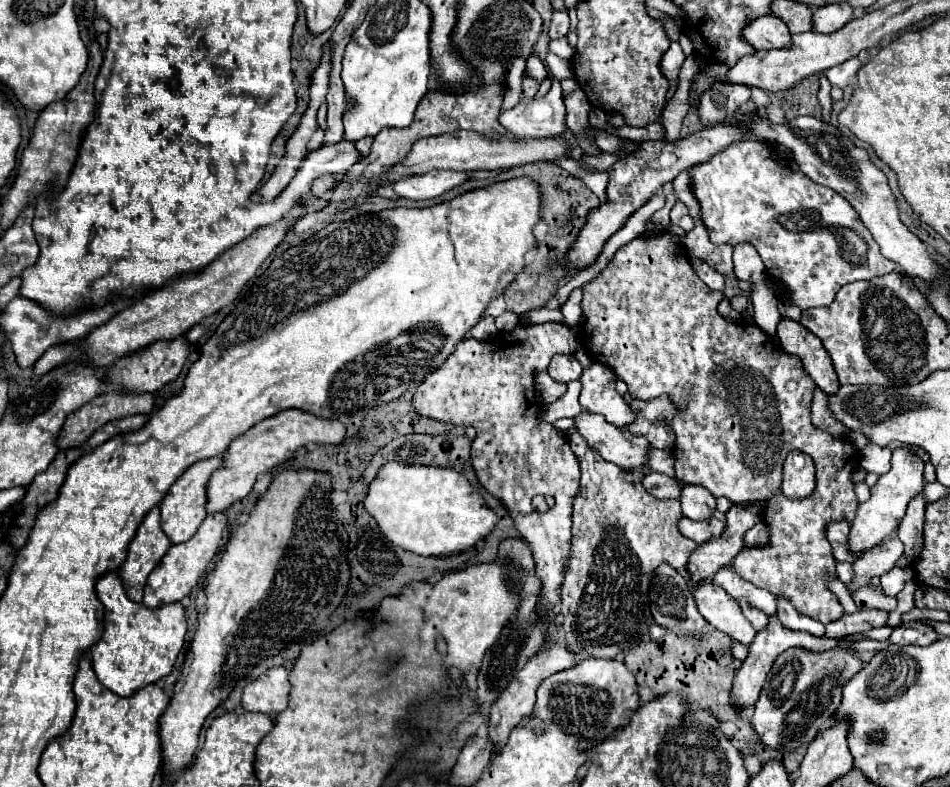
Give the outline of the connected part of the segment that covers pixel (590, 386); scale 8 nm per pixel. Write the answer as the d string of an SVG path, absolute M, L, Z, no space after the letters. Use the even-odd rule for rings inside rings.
M593 362L591 368L587 368L581 374L581 406L587 412L601 414L605 420L617 428L625 428L635 422L635 412L631 406L623 400L623 396L615 390L617 376L613 370L601 362Z

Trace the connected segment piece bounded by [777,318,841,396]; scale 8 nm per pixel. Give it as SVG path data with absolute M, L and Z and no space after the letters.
M781 318L777 324L777 338L785 352L797 354L803 360L805 372L813 378L813 382L827 394L833 396L839 392L839 380L833 370L831 358L827 350L823 348L821 340L813 336L809 330L801 328L799 322L793 322L789 318Z

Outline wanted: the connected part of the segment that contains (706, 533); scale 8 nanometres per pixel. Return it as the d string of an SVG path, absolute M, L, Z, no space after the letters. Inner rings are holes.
M681 518L677 522L677 528L689 540L693 540L697 544L703 544L705 540L711 540L713 536L721 534L721 528L725 528L725 522L719 520L719 518L709 518L709 520L703 520L703 522Z

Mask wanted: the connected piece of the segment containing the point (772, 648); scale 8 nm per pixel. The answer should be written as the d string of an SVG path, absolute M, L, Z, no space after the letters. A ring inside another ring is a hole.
M769 616L769 624L767 624L767 628L755 634L753 642L749 644L749 654L747 654L747 658L743 660L743 666L735 672L733 686L731 686L731 700L729 700L729 704L735 706L735 708L739 708L739 710L745 710L745 708L753 706L753 704L757 702L757 696L759 696L759 692L761 692L761 688L763 688L763 682L765 682L765 678L767 678L767 674L769 674L773 662L775 662L777 656L779 656L783 650L787 650L787 648L799 646L799 648L805 648L805 650L821 652L821 650L829 650L829 648L833 648L833 646L837 646L837 644L844 642L845 640L860 640L867 638L884 641L890 637L893 629L894 627L884 626L871 629L867 632L853 634L853 636L847 636L847 638L833 640L833 638L827 638L827 636L817 638L817 636L811 636L811 634L807 634L807 632L797 632L797 630L785 628L785 626L781 624L781 620L777 620L777 616Z

